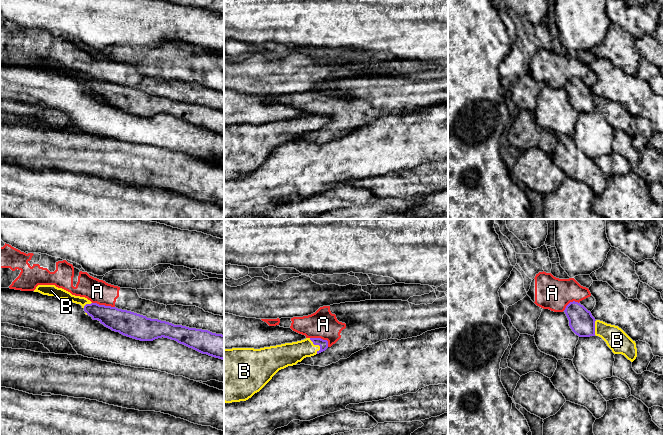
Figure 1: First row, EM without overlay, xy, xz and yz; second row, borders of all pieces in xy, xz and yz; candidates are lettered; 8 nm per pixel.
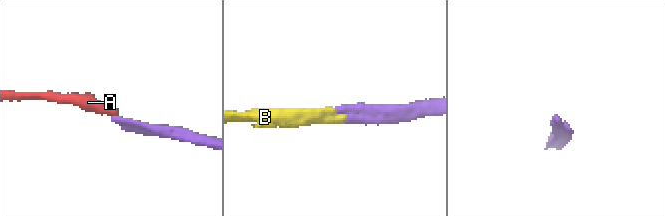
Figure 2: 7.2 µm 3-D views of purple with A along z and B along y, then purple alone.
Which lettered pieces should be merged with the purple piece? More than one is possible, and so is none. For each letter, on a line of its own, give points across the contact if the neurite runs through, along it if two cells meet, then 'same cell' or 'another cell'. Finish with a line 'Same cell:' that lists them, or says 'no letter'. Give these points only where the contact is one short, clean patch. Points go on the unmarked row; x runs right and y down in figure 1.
A: along xz (310, 113), (325, 115), (328, 122) | another cell
B: same cell
Same cell: B

